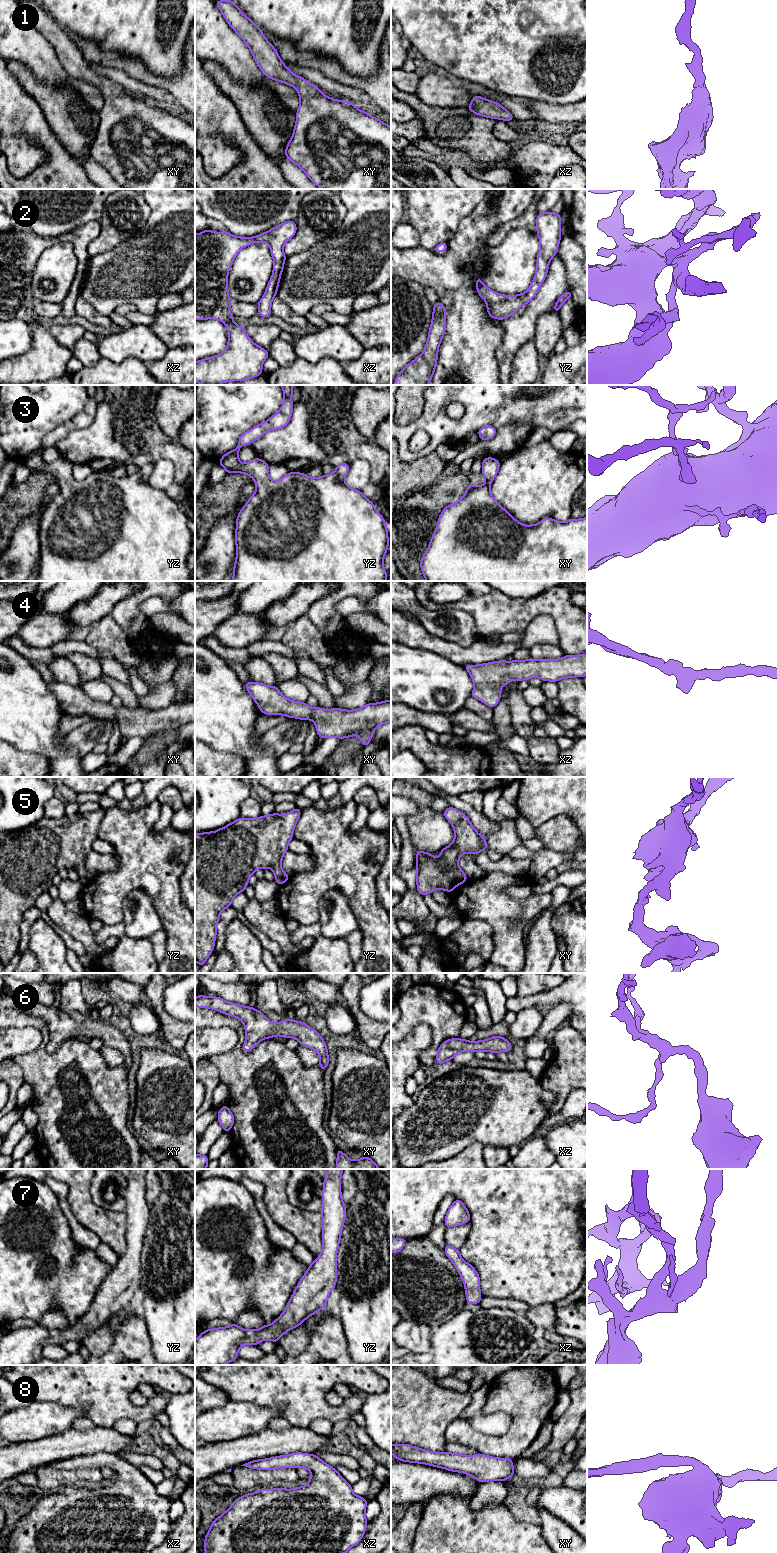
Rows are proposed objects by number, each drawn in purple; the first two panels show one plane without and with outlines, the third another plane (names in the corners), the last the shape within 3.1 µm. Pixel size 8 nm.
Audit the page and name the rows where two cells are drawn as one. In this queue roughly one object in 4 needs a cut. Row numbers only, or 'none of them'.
none of them

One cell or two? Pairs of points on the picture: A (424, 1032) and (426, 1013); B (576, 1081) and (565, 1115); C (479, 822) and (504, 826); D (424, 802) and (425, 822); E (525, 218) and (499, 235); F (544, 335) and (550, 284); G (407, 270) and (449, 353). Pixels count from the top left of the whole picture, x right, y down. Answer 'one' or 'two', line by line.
A: two
B: two
C: two
D: one
E: one
F: two
G: one

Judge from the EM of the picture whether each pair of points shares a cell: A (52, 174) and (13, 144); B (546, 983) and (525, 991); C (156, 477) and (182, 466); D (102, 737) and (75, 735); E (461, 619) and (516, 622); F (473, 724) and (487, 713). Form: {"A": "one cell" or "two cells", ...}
{"A": "two cells", "B": "one cell", "C": "two cells", "D": "one cell", "E": "two cells", "F": "two cells"}

